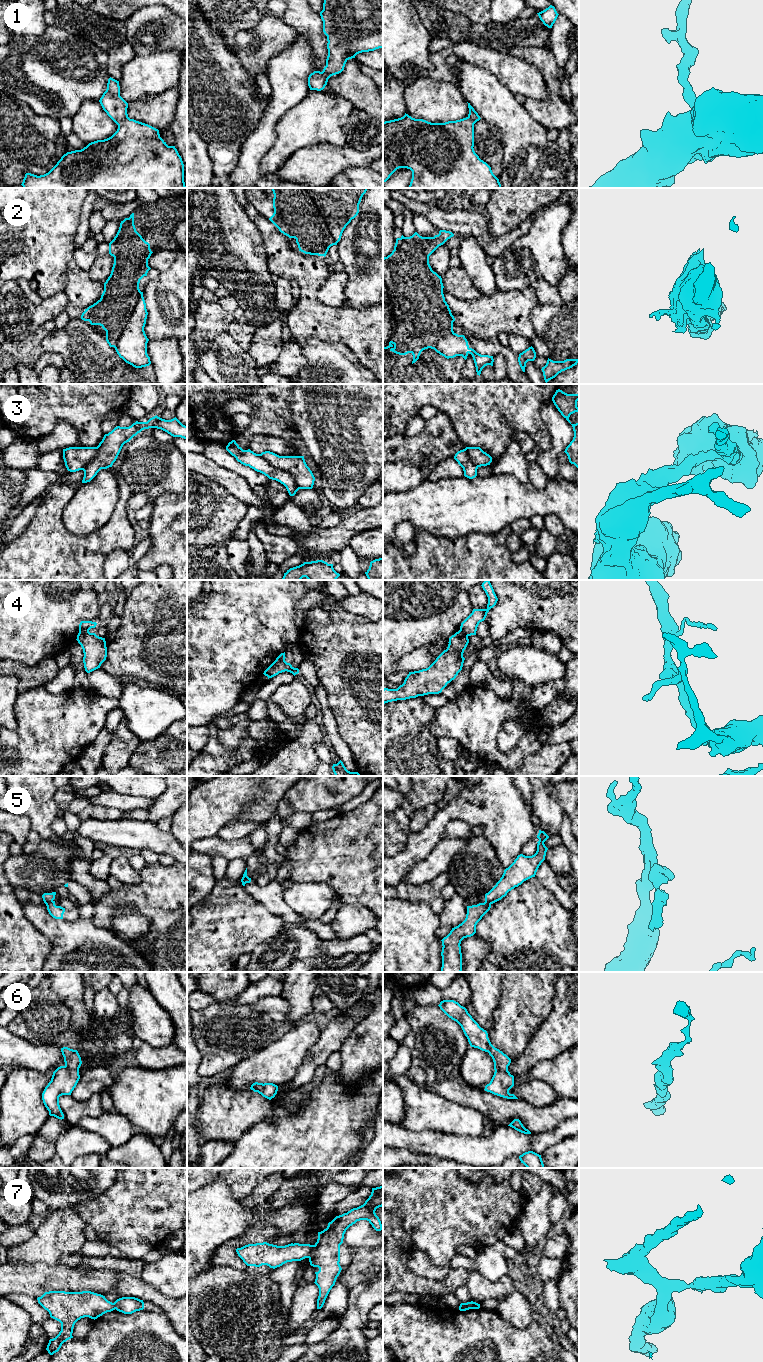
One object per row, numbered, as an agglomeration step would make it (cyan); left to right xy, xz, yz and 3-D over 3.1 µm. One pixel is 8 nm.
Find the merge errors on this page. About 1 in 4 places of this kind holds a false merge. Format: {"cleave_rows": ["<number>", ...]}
{"cleave_rows": ["3", "4", "5", "7"]}

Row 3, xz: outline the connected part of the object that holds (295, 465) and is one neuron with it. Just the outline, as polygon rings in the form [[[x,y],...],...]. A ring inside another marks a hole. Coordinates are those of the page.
[[[270,451],[262,452],[260,455],[271,466],[289,472],[300,489],[313,488],[315,477],[304,456],[279,456]]]

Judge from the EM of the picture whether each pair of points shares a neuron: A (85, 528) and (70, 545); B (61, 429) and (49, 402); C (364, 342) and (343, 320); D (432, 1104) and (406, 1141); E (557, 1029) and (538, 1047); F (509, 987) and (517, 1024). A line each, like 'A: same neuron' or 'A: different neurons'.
A: different neurons
B: different neurons
C: same neuron
D: different neurons
E: same neuron
F: same neuron

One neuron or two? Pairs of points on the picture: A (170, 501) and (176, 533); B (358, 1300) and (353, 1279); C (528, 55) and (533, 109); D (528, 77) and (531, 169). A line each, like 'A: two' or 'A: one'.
A: one
B: two
C: one
D: two

